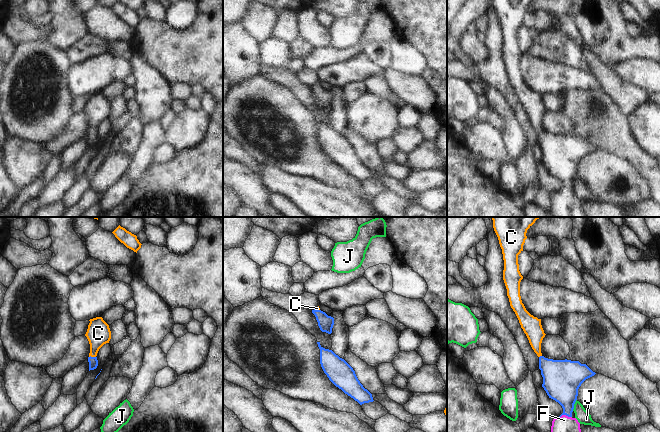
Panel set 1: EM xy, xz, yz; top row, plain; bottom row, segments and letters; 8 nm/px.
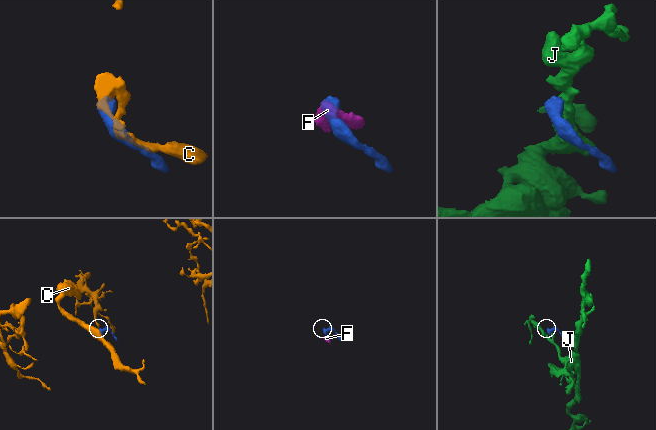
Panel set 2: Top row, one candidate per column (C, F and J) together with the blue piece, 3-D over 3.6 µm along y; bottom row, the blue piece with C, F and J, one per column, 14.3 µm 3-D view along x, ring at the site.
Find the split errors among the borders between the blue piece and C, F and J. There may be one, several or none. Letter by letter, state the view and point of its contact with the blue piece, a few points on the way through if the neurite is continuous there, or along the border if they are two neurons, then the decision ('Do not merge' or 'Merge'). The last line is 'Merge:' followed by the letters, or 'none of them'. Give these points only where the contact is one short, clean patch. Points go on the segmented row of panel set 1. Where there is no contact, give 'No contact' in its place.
C: Touches blue at xy (92, 357). Path across: xy (93, 362), (92, 357), (98, 333). Merge
F: Touches blue at yz (565, 414). Path across: yz (561, 384), (566, 395), (565, 414), (564, 423). Merge
J: Touches blue at yz (573, 405). Boundary: yz (576, 399), (572, 410). Do not merge
Merge: C, F.

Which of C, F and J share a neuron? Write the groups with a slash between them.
C F / J

